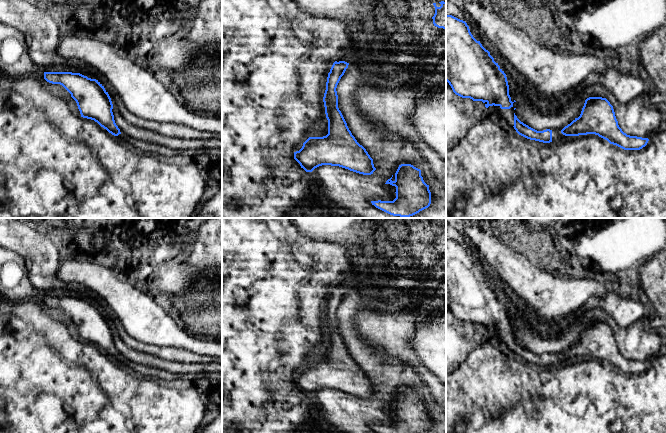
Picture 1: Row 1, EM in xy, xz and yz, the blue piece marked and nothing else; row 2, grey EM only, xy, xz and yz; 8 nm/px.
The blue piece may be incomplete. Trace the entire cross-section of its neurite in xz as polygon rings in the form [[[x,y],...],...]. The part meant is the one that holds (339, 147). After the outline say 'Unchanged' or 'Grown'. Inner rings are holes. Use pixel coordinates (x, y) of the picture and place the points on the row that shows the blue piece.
[[[335,61],[328,73],[323,97],[328,134],[309,137],[302,148],[294,152],[294,159],[306,172],[322,165],[339,166],[363,175],[371,175],[376,170],[373,159],[352,135],[338,108],[336,88],[348,65],[345,61]]]. Unchanged

